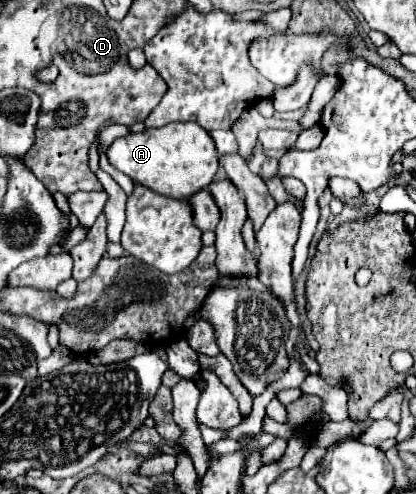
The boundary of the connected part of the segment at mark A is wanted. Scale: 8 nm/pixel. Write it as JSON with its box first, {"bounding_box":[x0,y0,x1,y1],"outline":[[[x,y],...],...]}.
{"bounding_box":[107,122,219,198],"outline":[[[175,122],[163,128],[121,136],[107,148],[107,158],[111,166],[127,174],[133,182],[171,198],[189,198],[207,188],[219,168],[215,142],[209,132],[193,122]]]}

